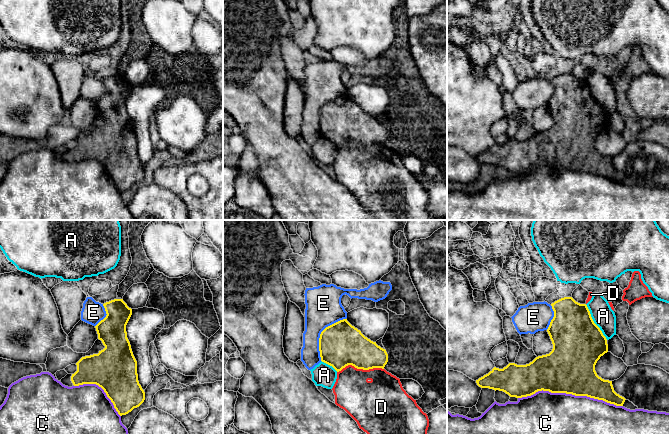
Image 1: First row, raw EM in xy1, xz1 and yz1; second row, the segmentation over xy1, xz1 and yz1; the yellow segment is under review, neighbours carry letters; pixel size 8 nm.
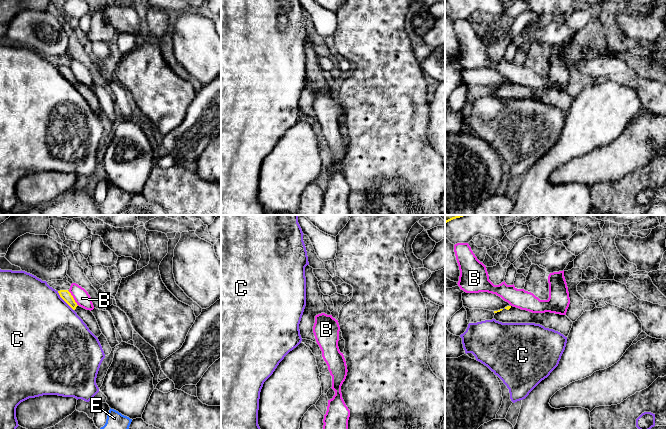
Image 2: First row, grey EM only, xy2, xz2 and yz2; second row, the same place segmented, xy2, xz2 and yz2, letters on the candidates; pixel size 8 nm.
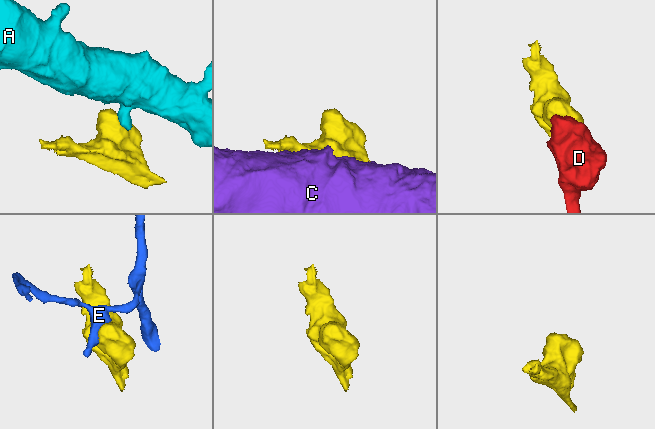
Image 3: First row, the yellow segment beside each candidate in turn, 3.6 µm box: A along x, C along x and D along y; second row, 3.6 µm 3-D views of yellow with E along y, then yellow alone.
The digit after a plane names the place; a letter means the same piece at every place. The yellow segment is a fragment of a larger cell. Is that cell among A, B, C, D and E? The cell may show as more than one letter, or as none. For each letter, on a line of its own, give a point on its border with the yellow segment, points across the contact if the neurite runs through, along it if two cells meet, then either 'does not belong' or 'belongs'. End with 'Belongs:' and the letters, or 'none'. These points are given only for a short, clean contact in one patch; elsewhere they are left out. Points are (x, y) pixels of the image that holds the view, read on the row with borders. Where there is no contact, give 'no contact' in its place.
A: contact yz1 (593, 322); border yz1 (585, 304), (593, 322), (607, 339); does not belong
B: contact xy2 (73, 298); does not belong
C: contact yz1 (570, 393); does not belong
D: contact xz1 (360, 368); does not belong
E: contact xz1 (320, 334); does not belong
Belongs: none

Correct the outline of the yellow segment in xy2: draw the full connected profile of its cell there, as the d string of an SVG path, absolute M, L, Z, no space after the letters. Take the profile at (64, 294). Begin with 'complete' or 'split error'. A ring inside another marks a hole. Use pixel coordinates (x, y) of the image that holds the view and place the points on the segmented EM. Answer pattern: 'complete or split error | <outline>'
split error | M68 290L58 291L60 297L77 313L77 315L83 320L87 325L89 330L96 336L101 335L101 330L98 325L98 322L90 310L86 310L80 307L74 300L73 296Z

